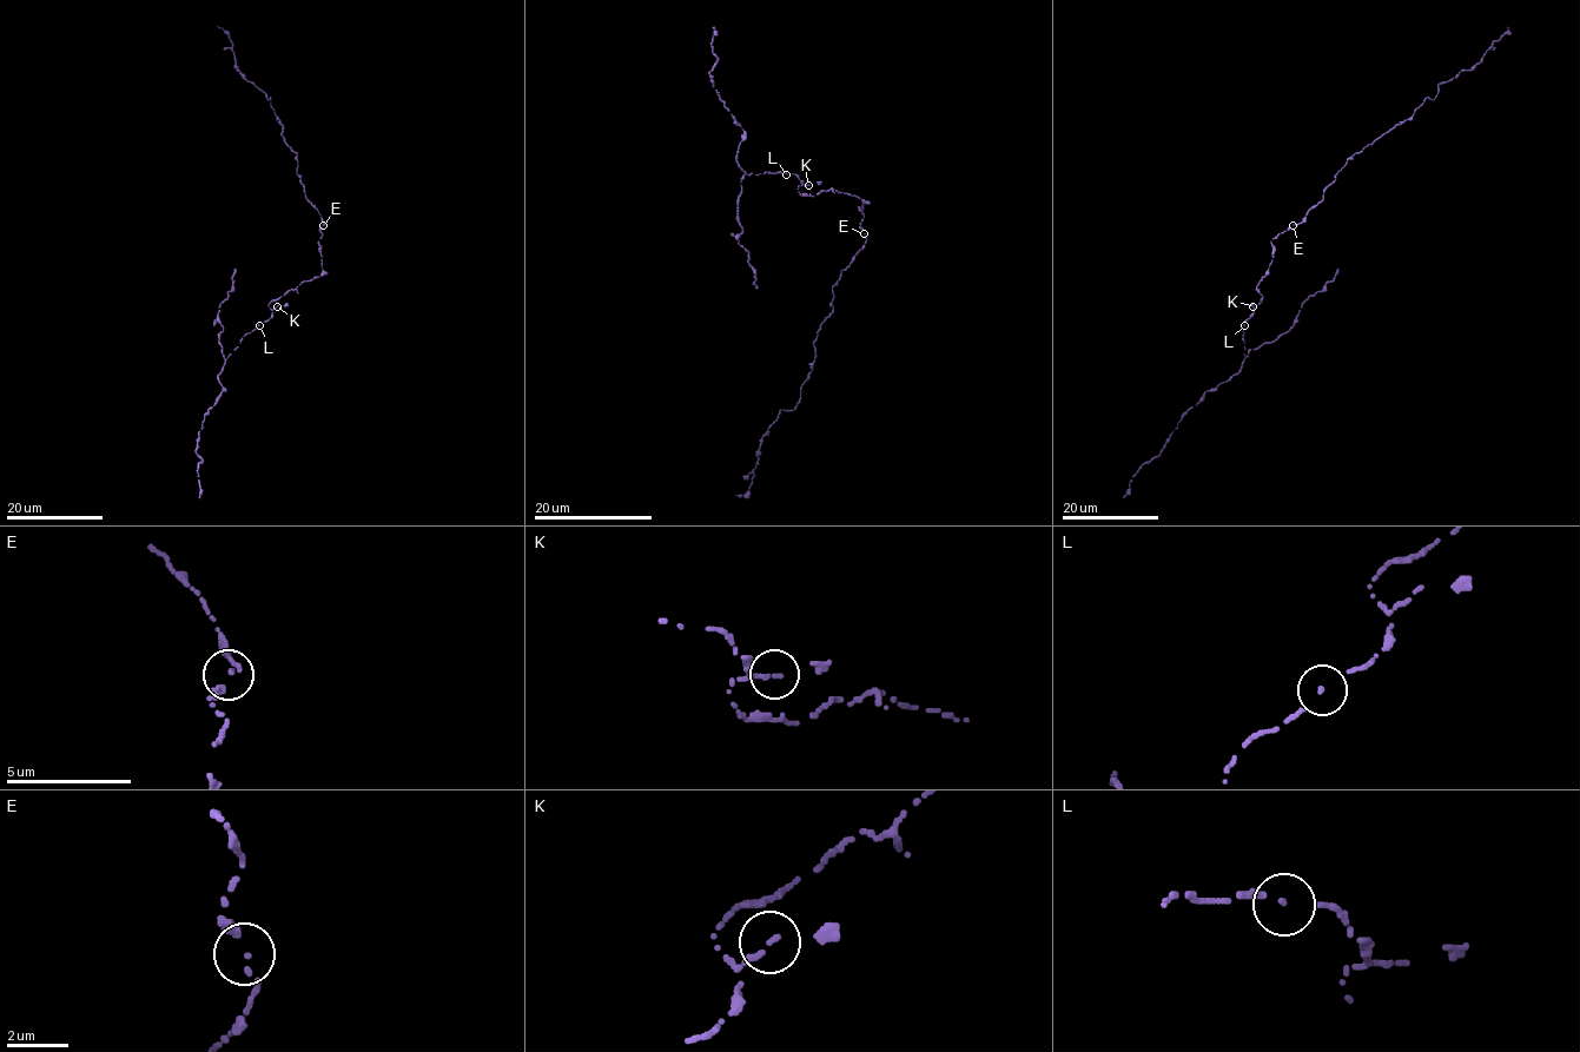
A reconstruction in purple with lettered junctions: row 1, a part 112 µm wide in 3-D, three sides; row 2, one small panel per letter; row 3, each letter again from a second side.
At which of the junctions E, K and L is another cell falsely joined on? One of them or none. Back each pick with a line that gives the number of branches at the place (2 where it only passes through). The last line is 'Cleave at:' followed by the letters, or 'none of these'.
Cleave at: none of these

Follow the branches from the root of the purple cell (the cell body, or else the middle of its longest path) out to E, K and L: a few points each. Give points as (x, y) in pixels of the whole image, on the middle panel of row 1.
E: (860, 209), (864, 216), (860, 227), (864, 233)
K: (860, 209), (864, 204), (860, 198), (833, 189), (814, 197), (801, 194), (798, 187), (808, 185)
L: (860, 209), (864, 204), (860, 198), (833, 189), (801, 194), (802, 182), (786, 174)

